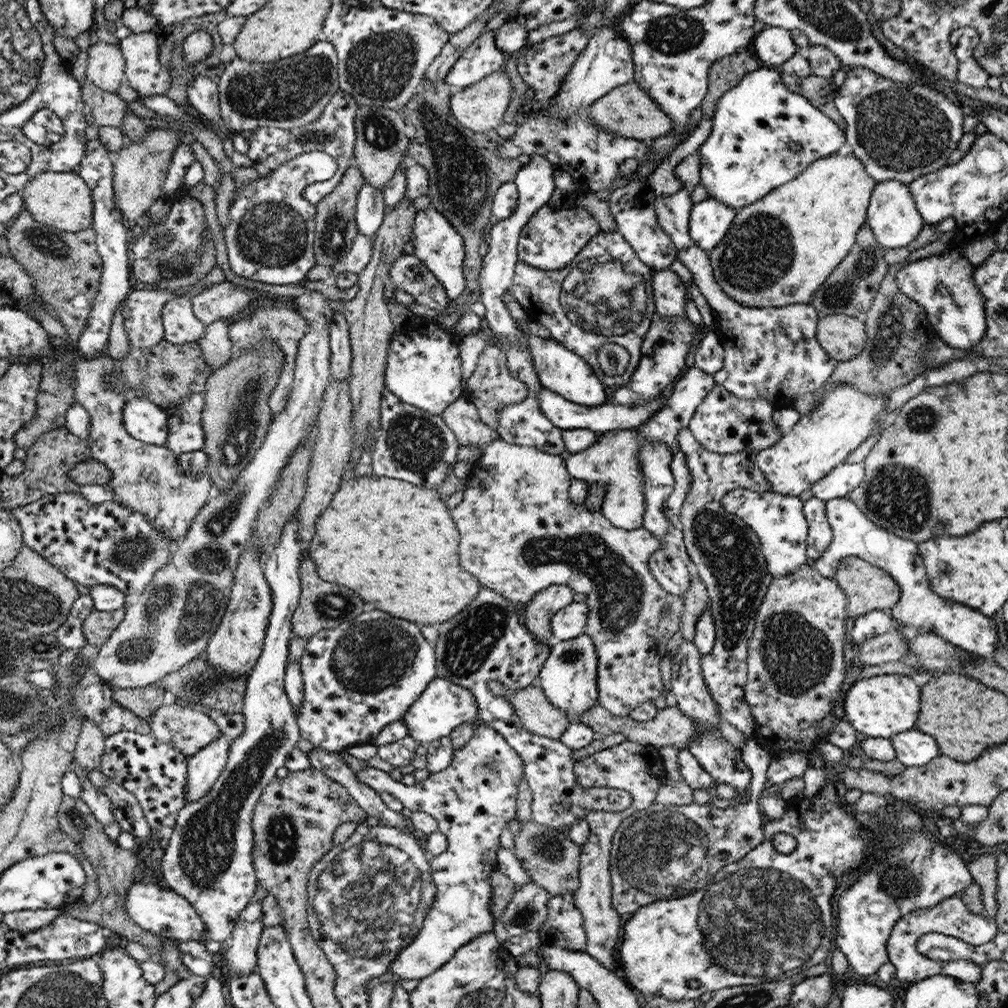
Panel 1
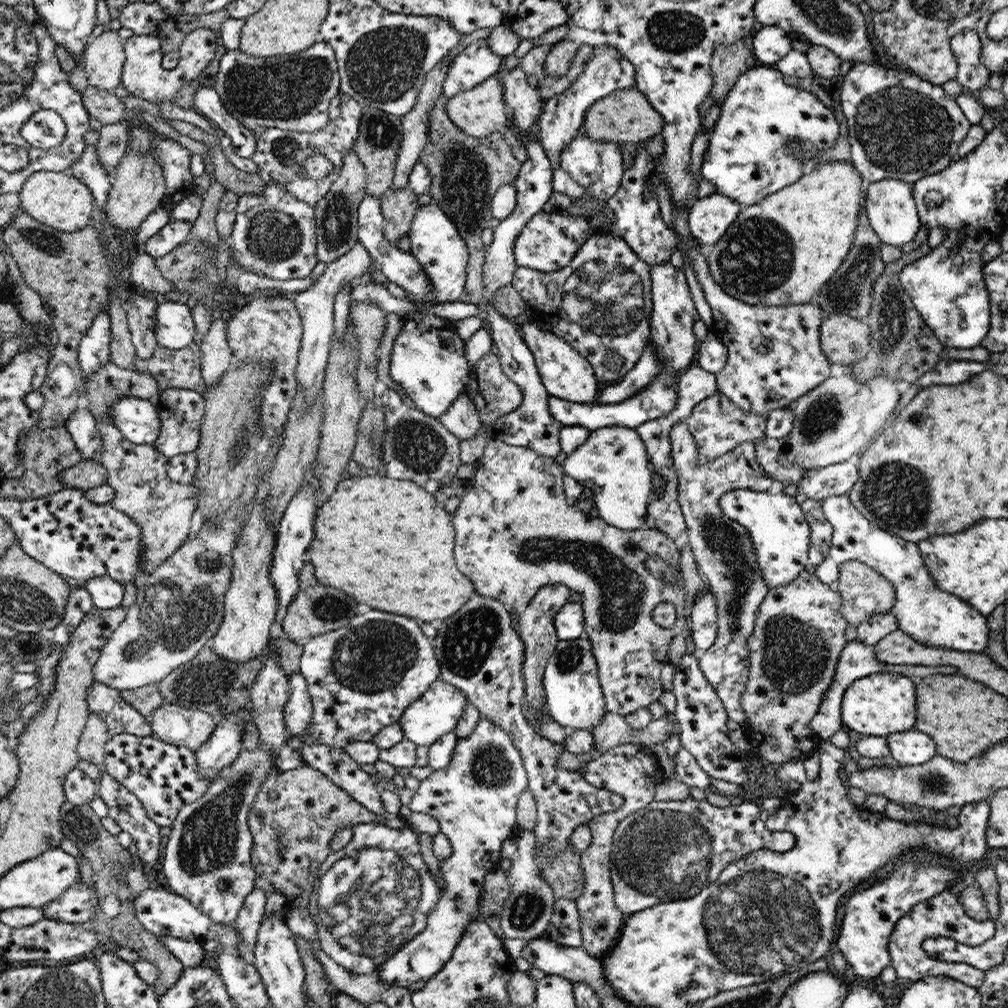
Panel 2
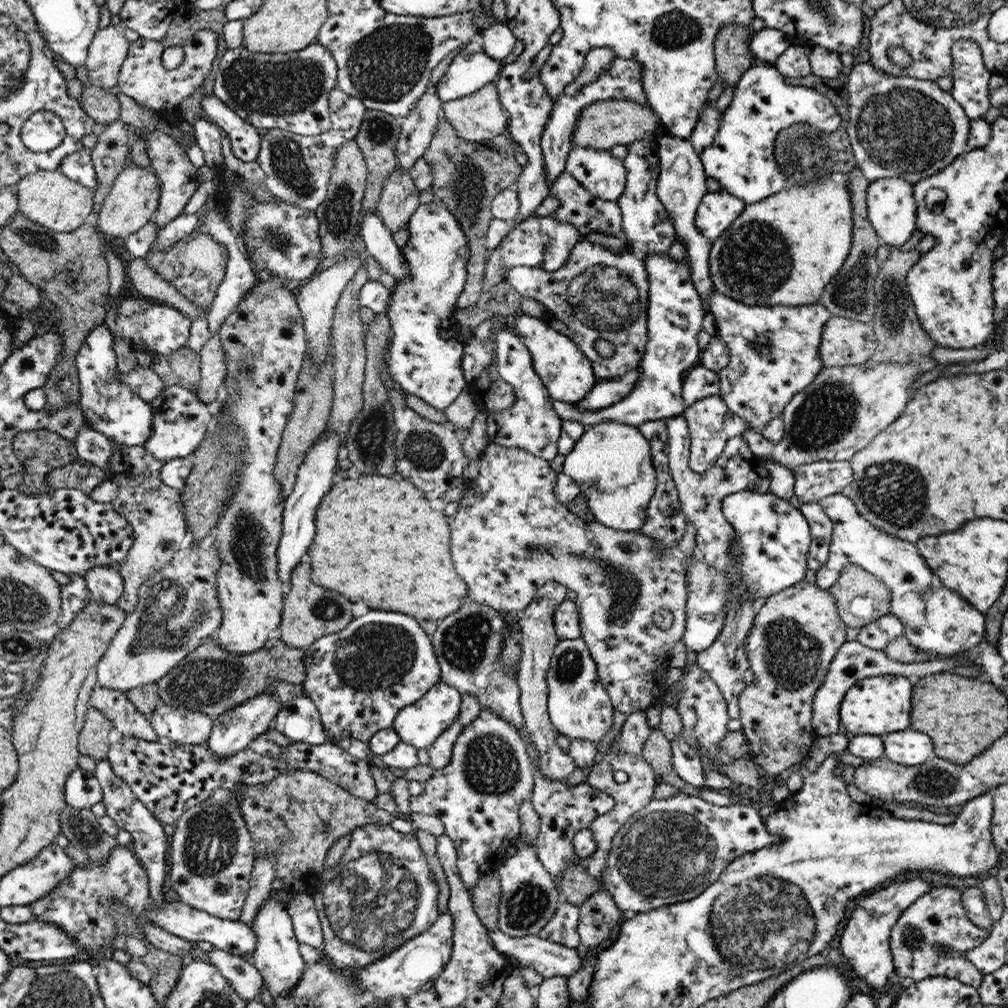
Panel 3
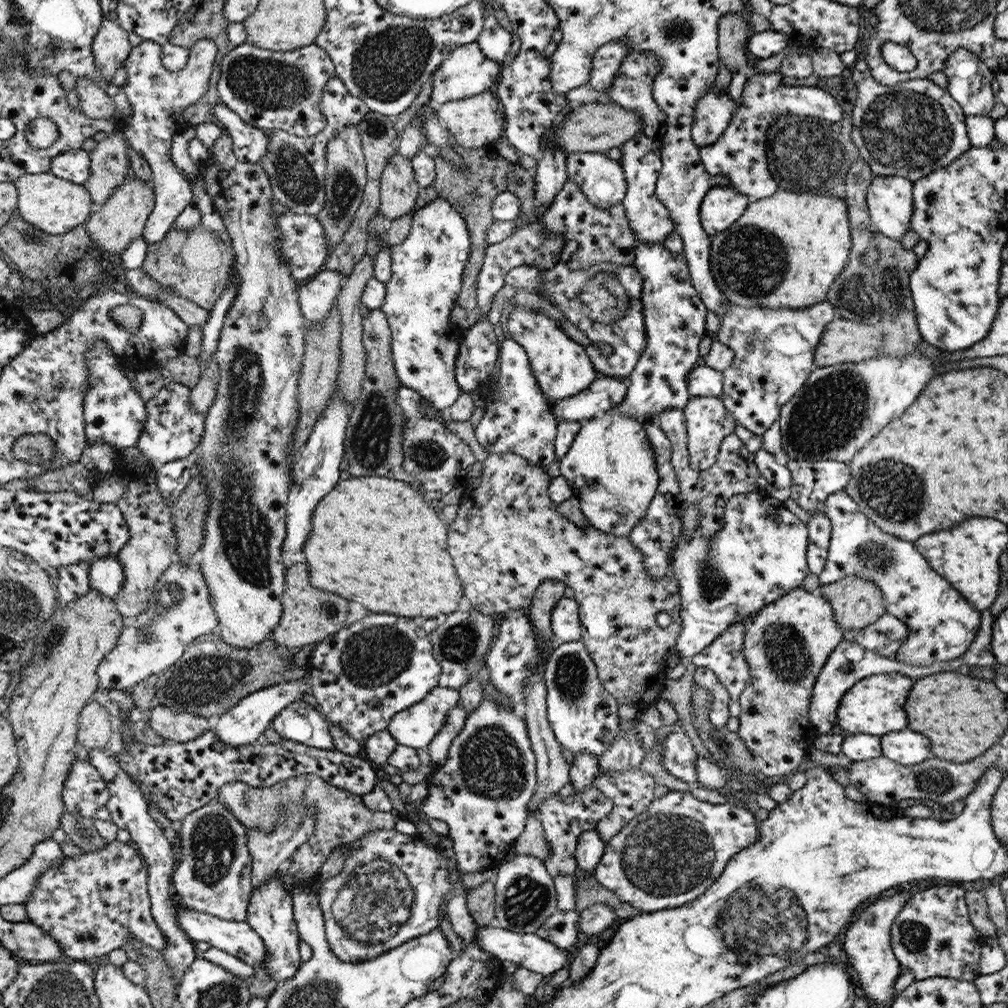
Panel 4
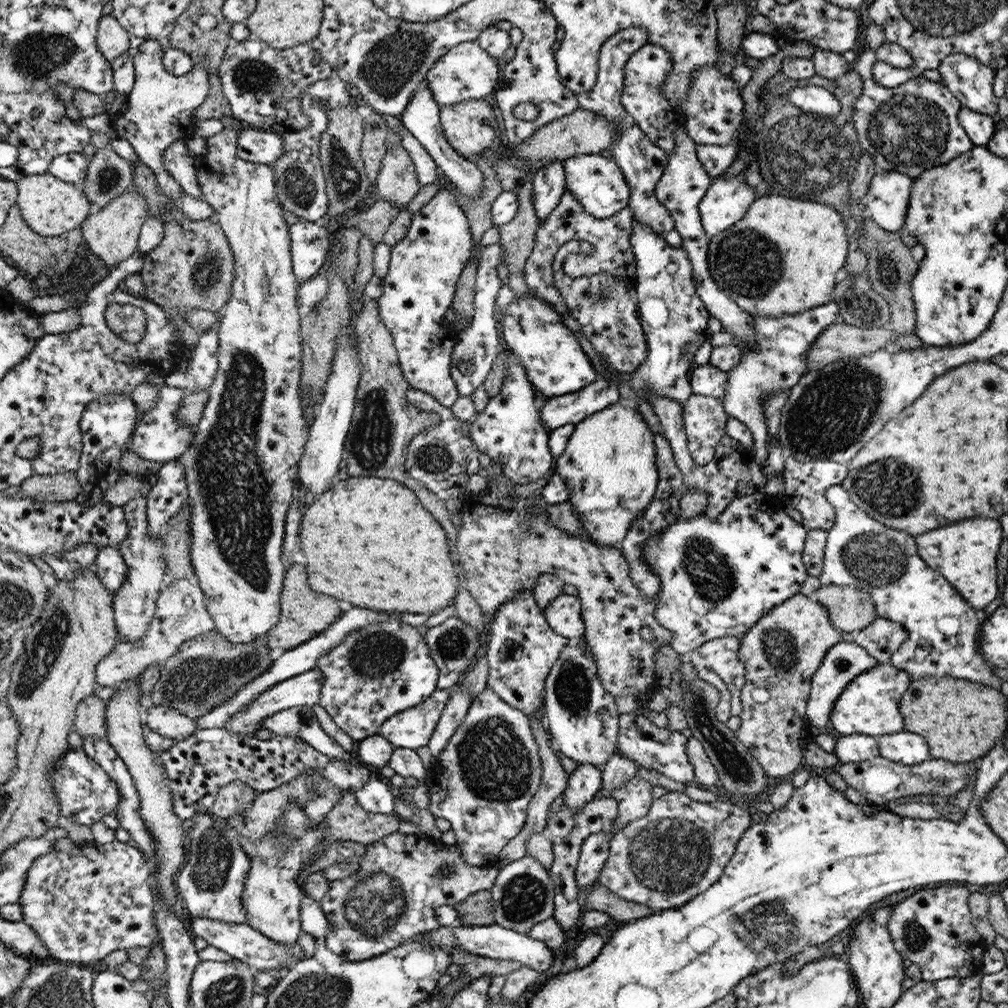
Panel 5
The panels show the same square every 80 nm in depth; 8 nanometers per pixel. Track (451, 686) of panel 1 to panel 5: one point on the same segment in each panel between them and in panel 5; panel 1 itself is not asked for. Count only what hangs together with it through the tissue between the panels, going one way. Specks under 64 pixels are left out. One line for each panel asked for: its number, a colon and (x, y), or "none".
2: (437, 712)
3: (420, 724)
4: (415, 727)
5: (412, 728)

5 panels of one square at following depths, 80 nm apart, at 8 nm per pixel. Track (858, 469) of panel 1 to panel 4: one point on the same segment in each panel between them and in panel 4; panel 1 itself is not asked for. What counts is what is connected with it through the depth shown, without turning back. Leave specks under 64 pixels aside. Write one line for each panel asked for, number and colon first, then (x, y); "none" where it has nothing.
2: (837, 479)
3: (813, 482)
4: (812, 482)

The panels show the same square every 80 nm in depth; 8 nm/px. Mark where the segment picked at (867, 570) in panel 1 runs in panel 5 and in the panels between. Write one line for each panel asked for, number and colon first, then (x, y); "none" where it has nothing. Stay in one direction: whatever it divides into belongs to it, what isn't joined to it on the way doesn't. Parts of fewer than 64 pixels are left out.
2: (864, 592)
3: (861, 598)
4: (856, 603)
5: (850, 609)

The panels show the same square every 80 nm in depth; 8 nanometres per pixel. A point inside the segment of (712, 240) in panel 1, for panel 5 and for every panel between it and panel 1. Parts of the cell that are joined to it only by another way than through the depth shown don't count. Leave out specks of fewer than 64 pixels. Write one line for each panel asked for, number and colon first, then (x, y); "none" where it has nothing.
2: (709, 217)
3: (718, 209)
4: (723, 205)
5: (726, 201)

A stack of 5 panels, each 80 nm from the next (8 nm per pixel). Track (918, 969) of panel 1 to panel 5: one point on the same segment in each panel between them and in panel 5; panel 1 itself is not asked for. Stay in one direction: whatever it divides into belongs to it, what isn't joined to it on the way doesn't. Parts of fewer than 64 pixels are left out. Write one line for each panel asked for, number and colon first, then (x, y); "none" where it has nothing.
2: (943, 915)
3: (938, 917)
4: (932, 935)
5: (932, 928)

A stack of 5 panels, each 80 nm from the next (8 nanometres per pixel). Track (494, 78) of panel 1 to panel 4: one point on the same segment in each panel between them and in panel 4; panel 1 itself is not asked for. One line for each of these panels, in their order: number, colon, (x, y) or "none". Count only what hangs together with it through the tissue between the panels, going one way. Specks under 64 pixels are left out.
2: (481, 111)
3: (478, 117)
4: (478, 121)

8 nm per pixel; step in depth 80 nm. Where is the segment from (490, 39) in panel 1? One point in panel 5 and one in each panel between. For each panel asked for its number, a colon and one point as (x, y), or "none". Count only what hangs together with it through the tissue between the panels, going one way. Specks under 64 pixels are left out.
2: (475, 64)
3: (471, 69)
4: (466, 71)
5: (466, 72)

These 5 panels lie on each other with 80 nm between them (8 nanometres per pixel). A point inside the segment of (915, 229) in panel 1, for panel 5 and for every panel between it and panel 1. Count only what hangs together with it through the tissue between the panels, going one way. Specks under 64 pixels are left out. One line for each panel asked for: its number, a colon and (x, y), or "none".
2: (890, 206)
3: (891, 208)
4: (889, 198)
5: (886, 201)

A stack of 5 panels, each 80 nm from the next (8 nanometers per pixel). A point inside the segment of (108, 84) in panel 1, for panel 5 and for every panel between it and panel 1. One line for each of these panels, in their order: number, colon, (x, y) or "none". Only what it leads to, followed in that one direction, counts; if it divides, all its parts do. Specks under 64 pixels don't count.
2: (104, 59)
3: (110, 48)
4: (111, 48)
5: (113, 40)

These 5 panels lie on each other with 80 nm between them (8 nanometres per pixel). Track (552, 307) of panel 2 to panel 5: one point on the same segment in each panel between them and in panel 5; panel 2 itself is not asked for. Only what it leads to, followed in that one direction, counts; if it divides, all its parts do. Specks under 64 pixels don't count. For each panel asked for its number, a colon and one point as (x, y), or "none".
3: (602, 296)
4: (604, 302)
5: (608, 316)

